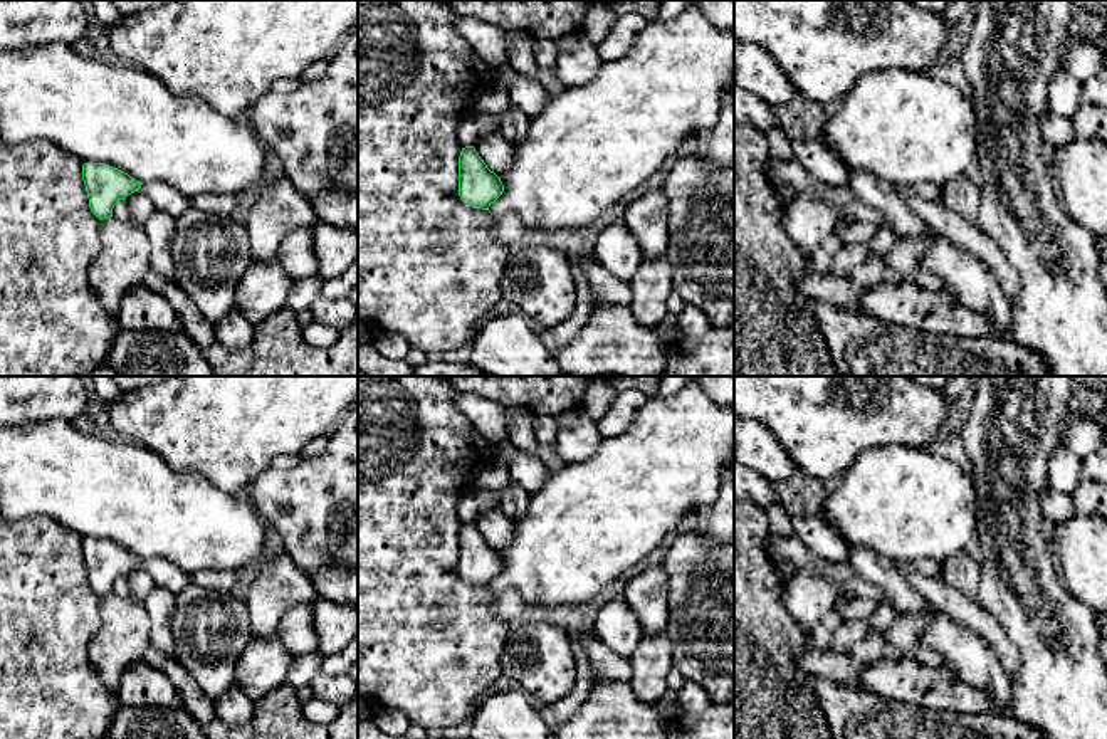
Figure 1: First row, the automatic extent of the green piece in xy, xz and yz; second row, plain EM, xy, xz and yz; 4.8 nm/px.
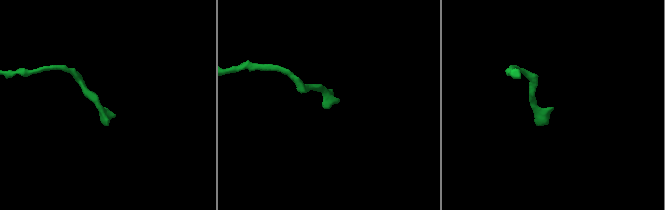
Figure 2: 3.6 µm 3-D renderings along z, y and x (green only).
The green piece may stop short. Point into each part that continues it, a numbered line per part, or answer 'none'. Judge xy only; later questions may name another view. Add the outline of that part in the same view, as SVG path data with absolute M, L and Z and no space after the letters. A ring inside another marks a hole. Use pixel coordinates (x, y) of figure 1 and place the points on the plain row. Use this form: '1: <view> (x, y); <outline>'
1: xy (165, 575); M163 558L143 559L139 566L148 571L156 586L165 588L173 595L178 595L191 583L190 574Z

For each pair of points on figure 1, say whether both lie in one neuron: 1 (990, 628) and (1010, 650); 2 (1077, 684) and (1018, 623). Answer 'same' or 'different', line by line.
1: same
2: same

